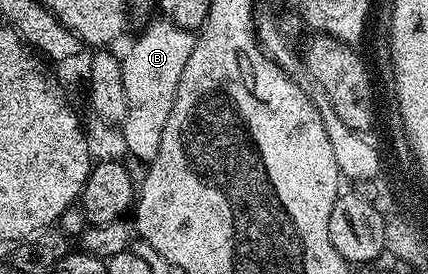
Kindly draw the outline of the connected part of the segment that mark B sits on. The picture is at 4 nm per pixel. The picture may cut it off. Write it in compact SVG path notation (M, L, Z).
M153 17L144 24L141 36L129 47L129 52L121 59L123 93L127 95L127 113L120 130L126 141L130 156L151 161L159 153L159 141L163 125L173 108L177 86L183 73L183 65L191 55L195 42L192 30L185 30L168 17Z

